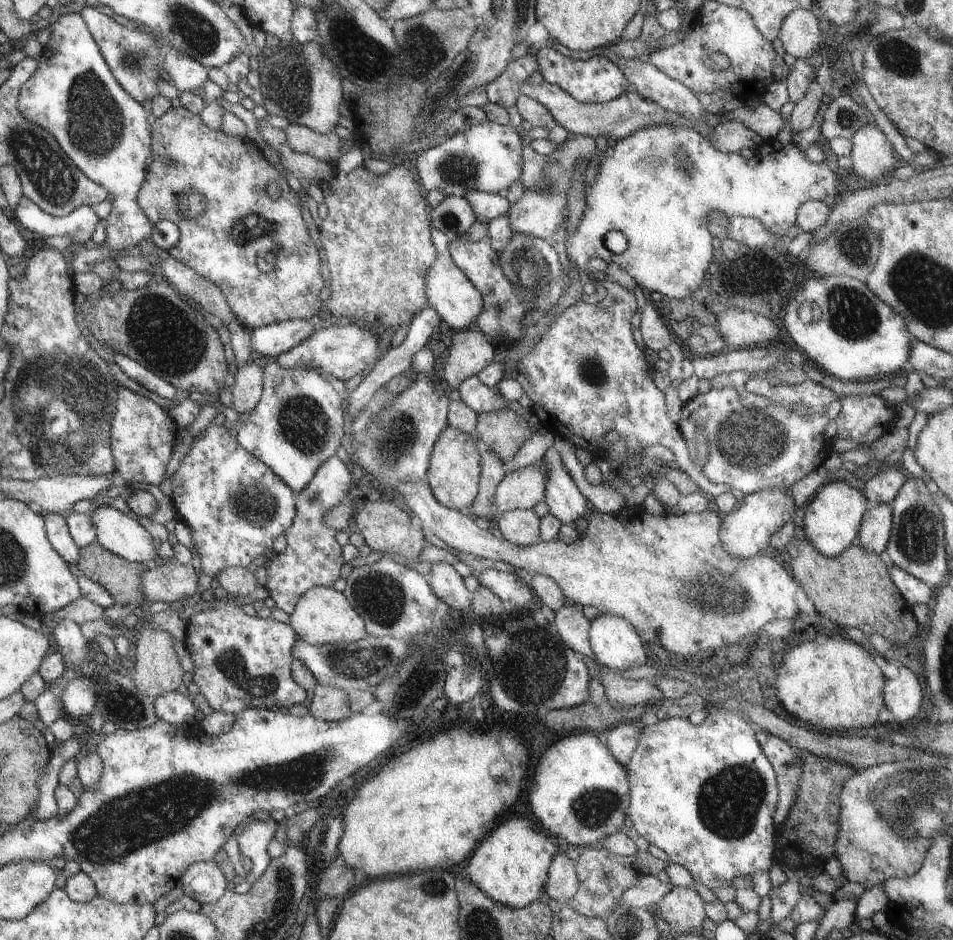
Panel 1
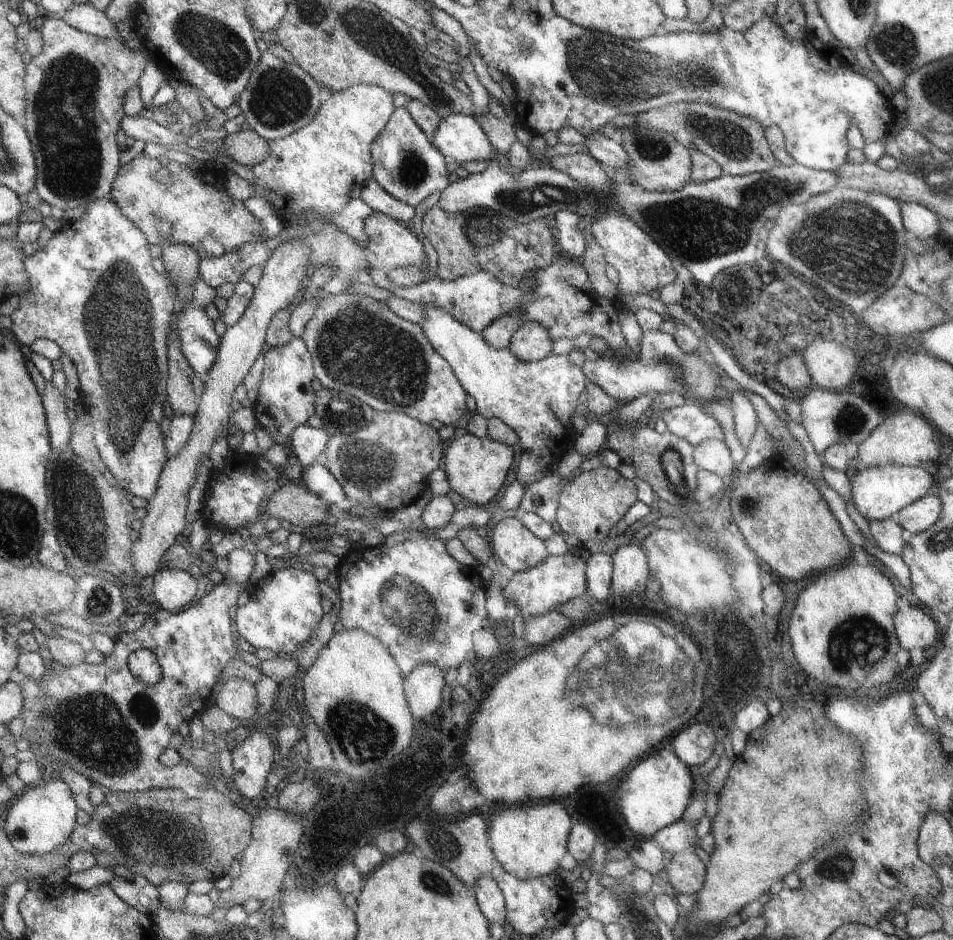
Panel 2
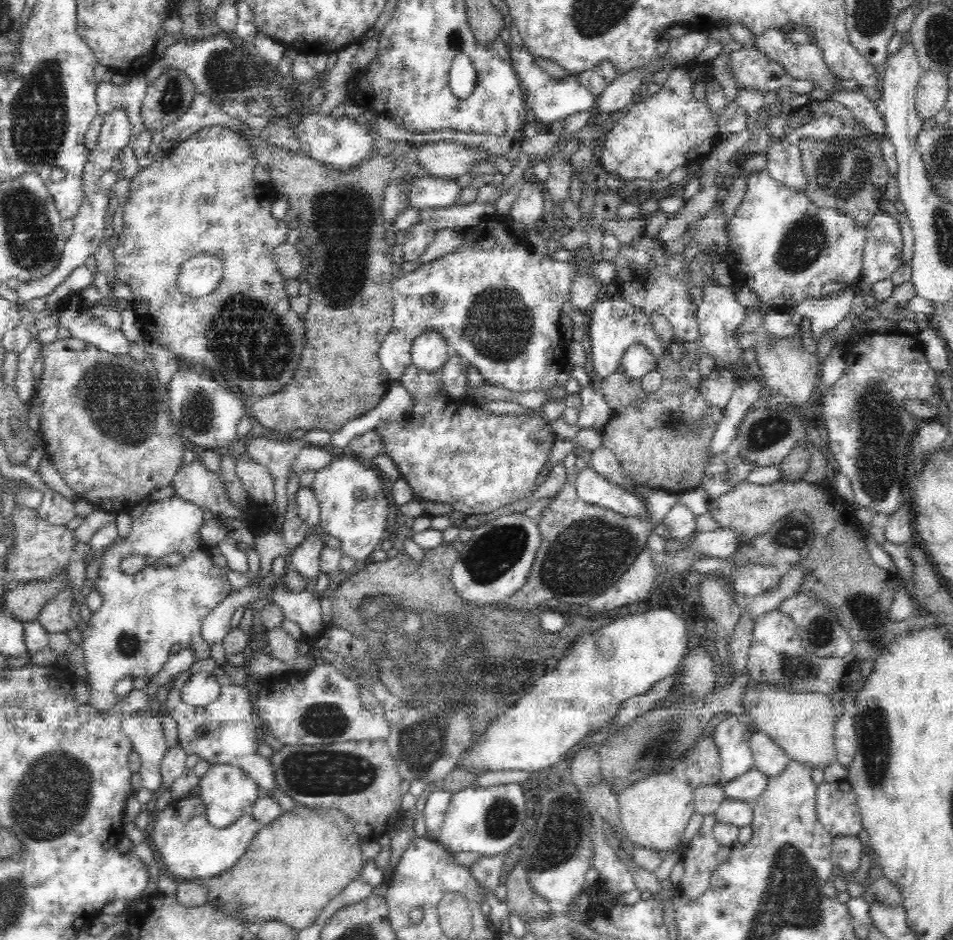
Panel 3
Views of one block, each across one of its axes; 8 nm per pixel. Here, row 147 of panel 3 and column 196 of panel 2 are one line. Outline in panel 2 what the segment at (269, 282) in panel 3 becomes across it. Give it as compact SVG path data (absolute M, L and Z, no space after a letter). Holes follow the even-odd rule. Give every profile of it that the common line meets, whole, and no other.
M139 154L131 162L119 166L111 184L109 198L145 238L147 244L157 244L161 226L169 228L169 240L193 246L199 260L217 258L247 242L263 242L259 222L243 208L243 202L231 200L225 190L207 184L205 176L185 172L177 162L159 164L157 158Z

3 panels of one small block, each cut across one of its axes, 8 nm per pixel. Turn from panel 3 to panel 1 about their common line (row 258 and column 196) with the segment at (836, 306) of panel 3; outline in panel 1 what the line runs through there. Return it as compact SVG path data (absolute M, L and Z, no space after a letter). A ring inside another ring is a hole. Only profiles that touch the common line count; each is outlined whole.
M215 860L191 864L179 878L183 894L197 900L199 906L213 904L227 892L227 882Z

